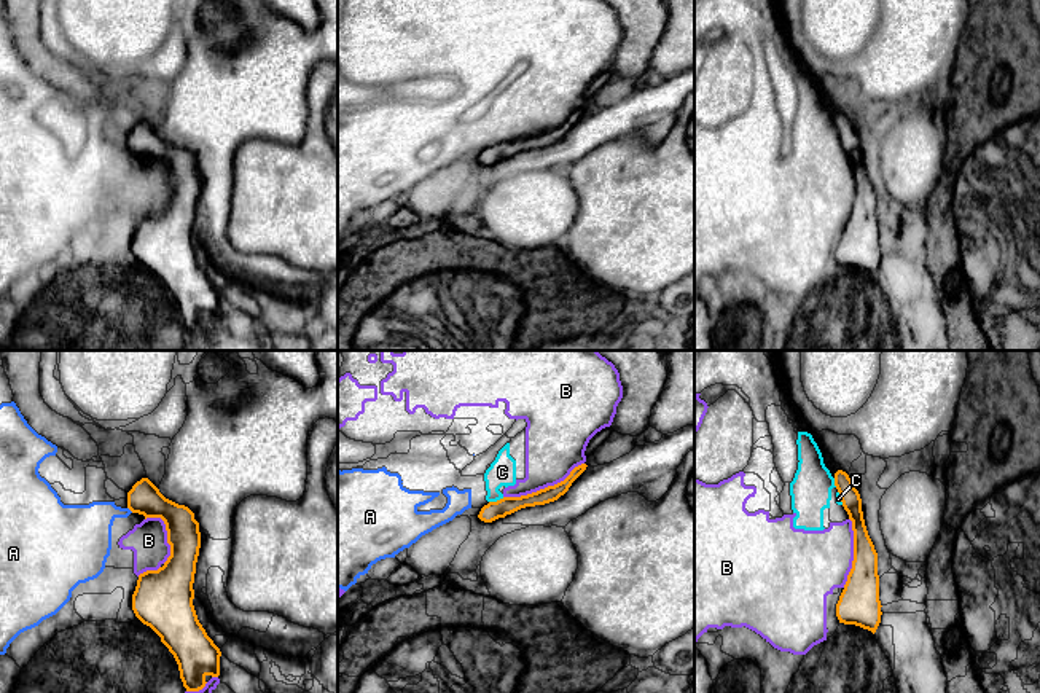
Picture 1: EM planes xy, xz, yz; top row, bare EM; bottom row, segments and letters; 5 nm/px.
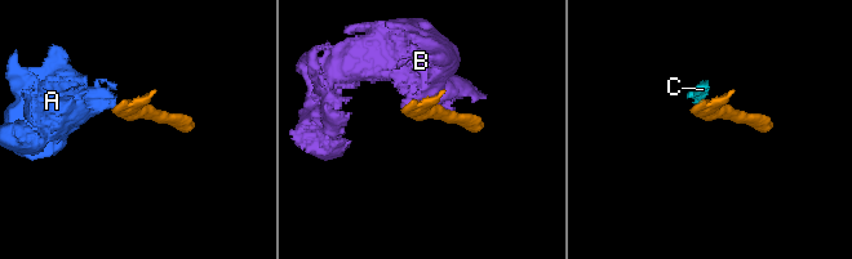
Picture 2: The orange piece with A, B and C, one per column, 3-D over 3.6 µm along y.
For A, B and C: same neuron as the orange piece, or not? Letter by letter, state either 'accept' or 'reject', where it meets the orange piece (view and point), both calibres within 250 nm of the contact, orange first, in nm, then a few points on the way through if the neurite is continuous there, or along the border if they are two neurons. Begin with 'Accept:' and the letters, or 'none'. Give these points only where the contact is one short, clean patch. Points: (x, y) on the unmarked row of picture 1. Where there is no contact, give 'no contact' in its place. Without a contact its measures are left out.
Accept: none
A: reject; contact xy (131, 153); calibres 160 and 260 nm; border xy (128, 150), (132, 155)
B: reject; contact xz (545, 131); calibres 90 and 300 nm
C: reject; contact xz (497, 144); calibres 90 and 140 nm; border xz (504, 140), (489, 145)

